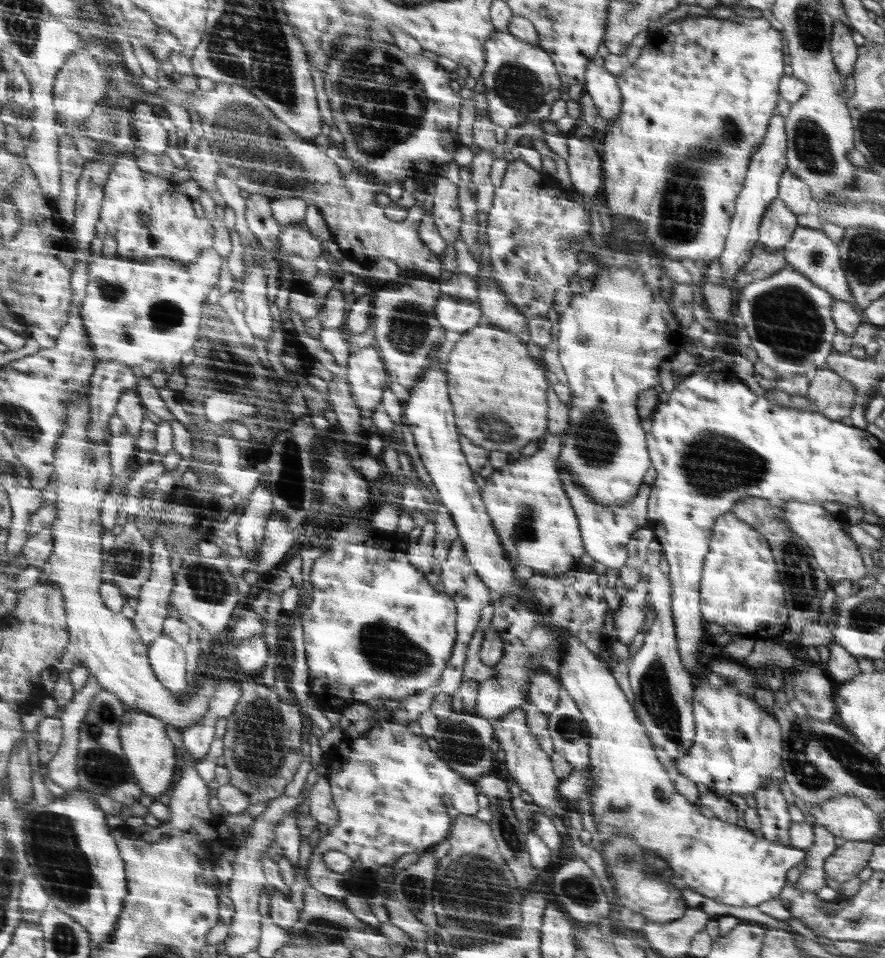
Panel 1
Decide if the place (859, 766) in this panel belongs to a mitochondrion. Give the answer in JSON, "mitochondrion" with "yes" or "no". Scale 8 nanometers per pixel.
{"mitochondrion":"yes"}

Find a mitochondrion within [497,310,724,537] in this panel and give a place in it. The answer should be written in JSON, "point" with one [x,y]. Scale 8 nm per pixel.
{"point":[597,449]}

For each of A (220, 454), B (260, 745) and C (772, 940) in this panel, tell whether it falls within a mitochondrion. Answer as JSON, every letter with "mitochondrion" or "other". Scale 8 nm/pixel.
{"A":"mitochondrion","B":"mitochondrion","C":"other"}

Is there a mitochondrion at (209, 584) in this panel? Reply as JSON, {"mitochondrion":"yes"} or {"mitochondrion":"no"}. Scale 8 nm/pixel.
{"mitochondrion":"yes"}

